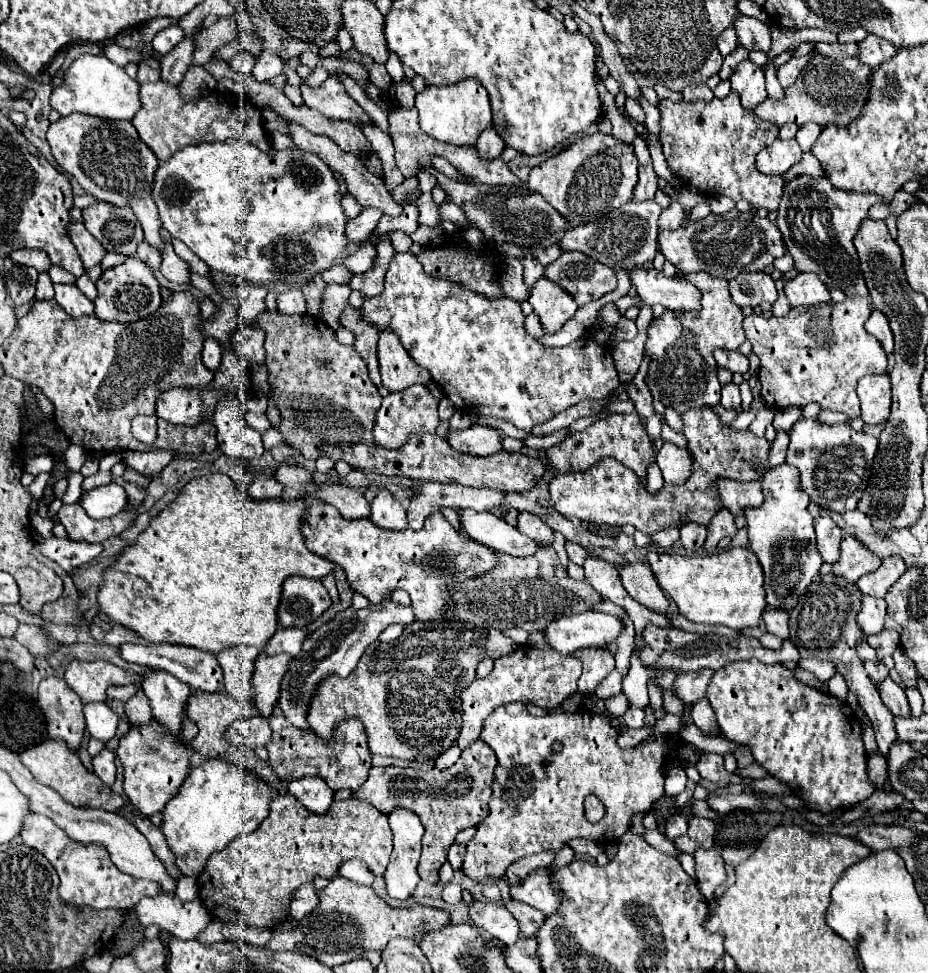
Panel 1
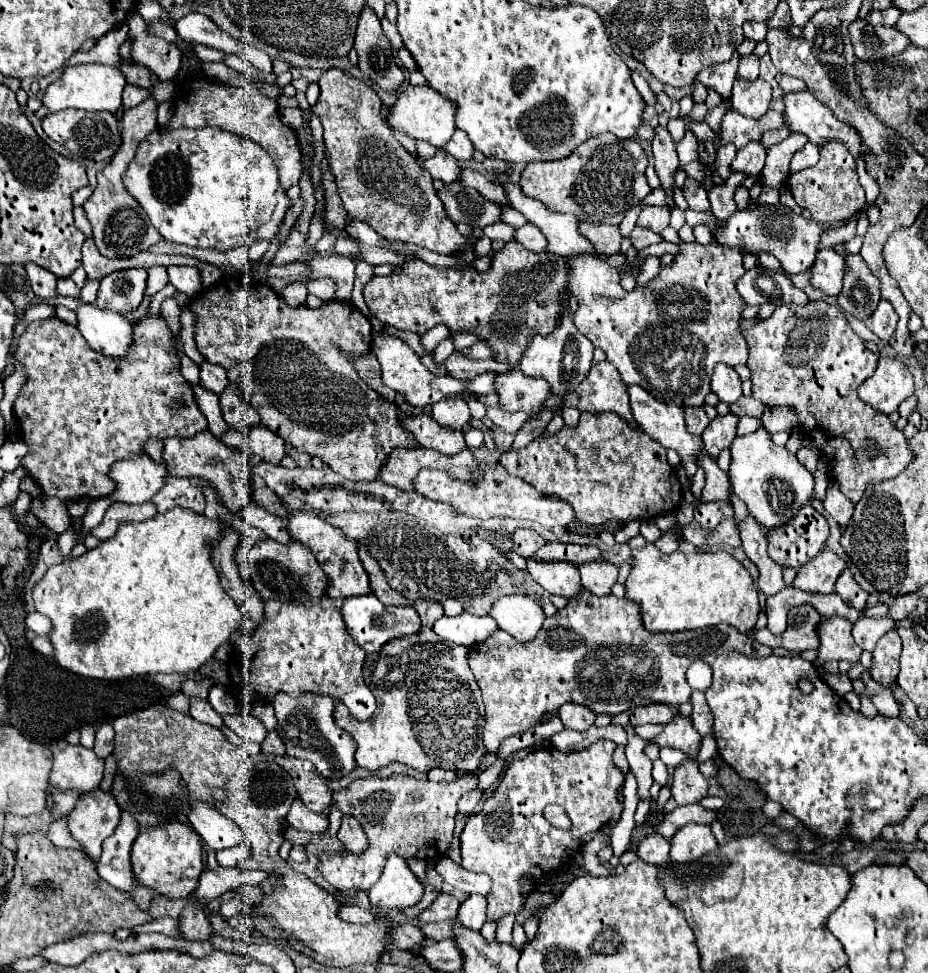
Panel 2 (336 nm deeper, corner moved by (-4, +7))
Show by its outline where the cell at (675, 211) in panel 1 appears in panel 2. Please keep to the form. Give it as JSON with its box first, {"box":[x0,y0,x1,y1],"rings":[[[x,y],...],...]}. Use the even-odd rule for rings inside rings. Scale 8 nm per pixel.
{"box":[628,227,662,249],"rings":[[[634,227],[634,231],[628,235],[630,243],[634,249],[644,249],[648,245],[654,245],[654,243],[660,243],[662,241],[662,235],[658,233],[652,233],[650,229],[640,229],[640,227]]]}

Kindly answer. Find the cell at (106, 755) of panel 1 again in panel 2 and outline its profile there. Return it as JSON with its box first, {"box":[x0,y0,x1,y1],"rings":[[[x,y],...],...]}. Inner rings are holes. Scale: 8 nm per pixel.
{"box":[94,723,114,759],"rings":[[[100,723],[96,727],[96,741],[94,741],[94,753],[102,759],[106,759],[114,749],[114,729],[110,723]]]}

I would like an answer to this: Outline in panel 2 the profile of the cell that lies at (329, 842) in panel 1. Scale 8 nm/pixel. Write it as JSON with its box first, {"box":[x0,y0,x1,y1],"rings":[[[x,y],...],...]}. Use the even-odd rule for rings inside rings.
{"box":[338,817,368,853],"rings":[[[344,817],[342,819],[342,827],[338,831],[338,839],[342,841],[344,849],[348,849],[352,853],[360,853],[360,851],[364,851],[368,847],[366,835],[364,835],[360,823],[354,817]]]}

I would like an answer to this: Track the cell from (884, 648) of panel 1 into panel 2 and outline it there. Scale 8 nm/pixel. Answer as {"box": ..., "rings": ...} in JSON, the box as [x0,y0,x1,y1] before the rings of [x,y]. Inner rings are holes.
{"box":[868,631,902,687],"rings":[[[888,631],[876,645],[876,649],[872,651],[872,667],[868,669],[870,677],[888,687],[892,683],[896,683],[896,675],[898,675],[898,657],[902,651],[902,643],[896,631]]]}

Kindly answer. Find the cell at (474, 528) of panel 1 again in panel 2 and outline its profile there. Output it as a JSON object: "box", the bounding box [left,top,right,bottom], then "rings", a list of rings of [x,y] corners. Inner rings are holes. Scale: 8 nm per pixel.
{"box":[528,559,582,601],"rings":[[[528,559],[528,573],[550,595],[560,595],[572,601],[582,591],[578,567],[572,563],[538,563],[534,559]]]}

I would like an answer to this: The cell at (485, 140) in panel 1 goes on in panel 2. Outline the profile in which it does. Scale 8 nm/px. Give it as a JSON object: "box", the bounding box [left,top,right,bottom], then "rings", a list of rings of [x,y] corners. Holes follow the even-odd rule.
{"box":[444,129,474,161],"rings":[[[456,129],[456,133],[452,135],[452,139],[444,145],[444,151],[448,155],[452,155],[454,159],[458,159],[458,161],[466,161],[466,159],[472,157],[474,145],[472,145],[472,141],[468,139],[468,135],[464,131]]]}

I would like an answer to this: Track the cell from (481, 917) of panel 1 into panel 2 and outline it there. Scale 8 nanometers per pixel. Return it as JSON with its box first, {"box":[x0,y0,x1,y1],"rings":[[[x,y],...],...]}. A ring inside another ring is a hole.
{"box":[458,895,486,931],"rings":[[[468,895],[466,901],[458,907],[458,919],[472,931],[480,931],[486,921],[486,897]]]}

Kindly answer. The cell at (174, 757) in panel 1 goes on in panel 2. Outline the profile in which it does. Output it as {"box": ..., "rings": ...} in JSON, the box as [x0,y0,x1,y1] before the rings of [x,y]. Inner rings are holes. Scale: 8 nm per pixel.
{"box":[50,743,104,793],"rings":[[[56,743],[50,745],[52,751],[52,771],[50,771],[50,787],[58,791],[78,791],[86,793],[98,787],[102,781],[104,759],[98,759],[92,749],[84,749],[82,745],[66,745],[60,749]]]}

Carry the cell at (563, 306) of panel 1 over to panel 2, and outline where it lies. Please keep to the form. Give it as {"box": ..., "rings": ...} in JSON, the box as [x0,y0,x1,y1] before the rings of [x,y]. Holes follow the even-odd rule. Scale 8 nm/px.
{"box":[520,309,594,395],"rings":[[[566,309],[568,313],[564,313],[564,317],[560,319],[560,327],[556,331],[552,331],[552,335],[542,337],[536,335],[532,337],[522,361],[520,361],[520,371],[528,377],[540,377],[544,381],[548,381],[550,391],[554,395],[568,395],[568,391],[574,391],[576,385],[580,385],[580,381],[584,381],[584,377],[588,375],[590,363],[592,363],[592,355],[594,355],[594,345],[576,329],[574,321],[572,321],[572,311]]]}

